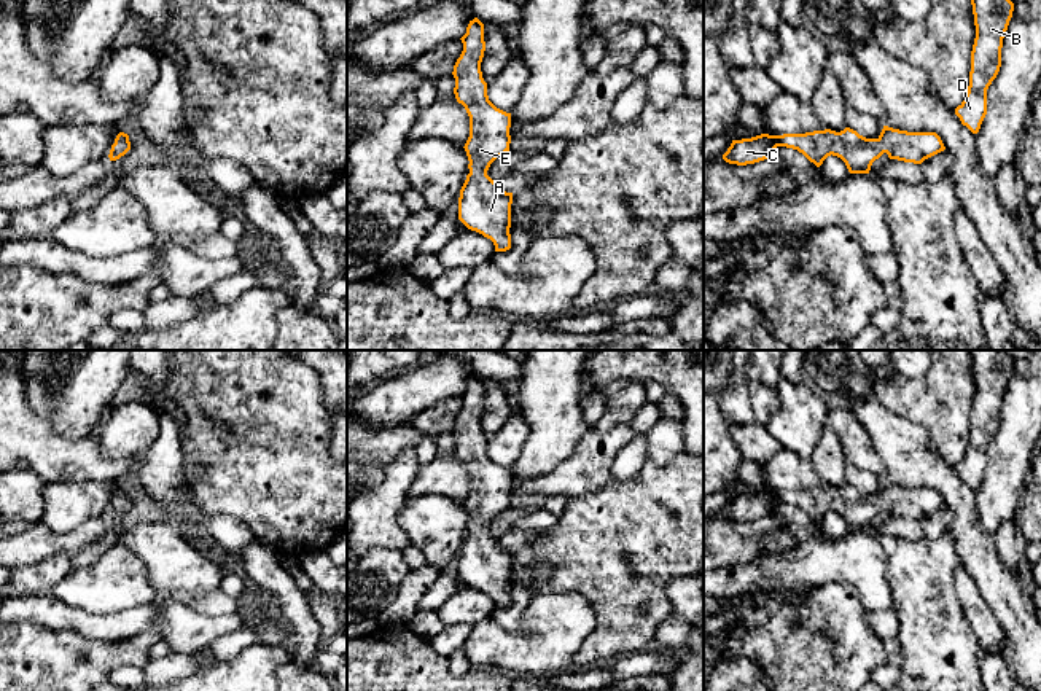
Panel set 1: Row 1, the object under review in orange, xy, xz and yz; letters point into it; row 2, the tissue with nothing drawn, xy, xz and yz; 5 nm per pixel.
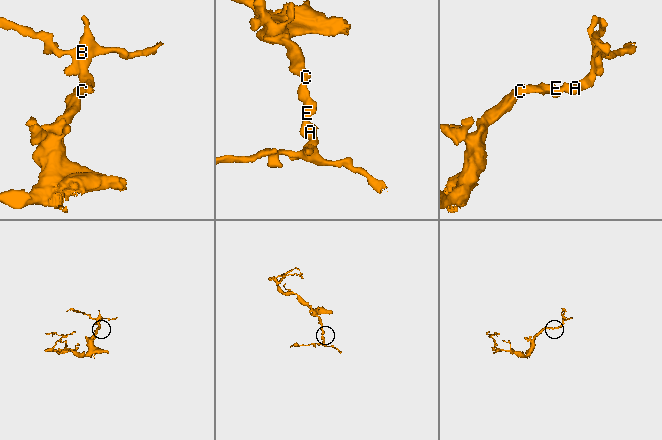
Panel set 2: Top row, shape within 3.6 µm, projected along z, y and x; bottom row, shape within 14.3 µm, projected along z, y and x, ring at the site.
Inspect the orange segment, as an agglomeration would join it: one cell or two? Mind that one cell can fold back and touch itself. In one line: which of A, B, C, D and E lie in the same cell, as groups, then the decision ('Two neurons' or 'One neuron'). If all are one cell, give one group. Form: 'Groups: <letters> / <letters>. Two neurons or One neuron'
Groups: A B C D E. One neuron

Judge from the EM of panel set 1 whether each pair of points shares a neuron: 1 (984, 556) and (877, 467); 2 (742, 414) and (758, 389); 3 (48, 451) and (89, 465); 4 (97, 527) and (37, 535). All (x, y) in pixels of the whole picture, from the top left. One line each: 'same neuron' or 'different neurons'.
1: different neurons
2: different neurons
3: same neuron
4: same neuron

